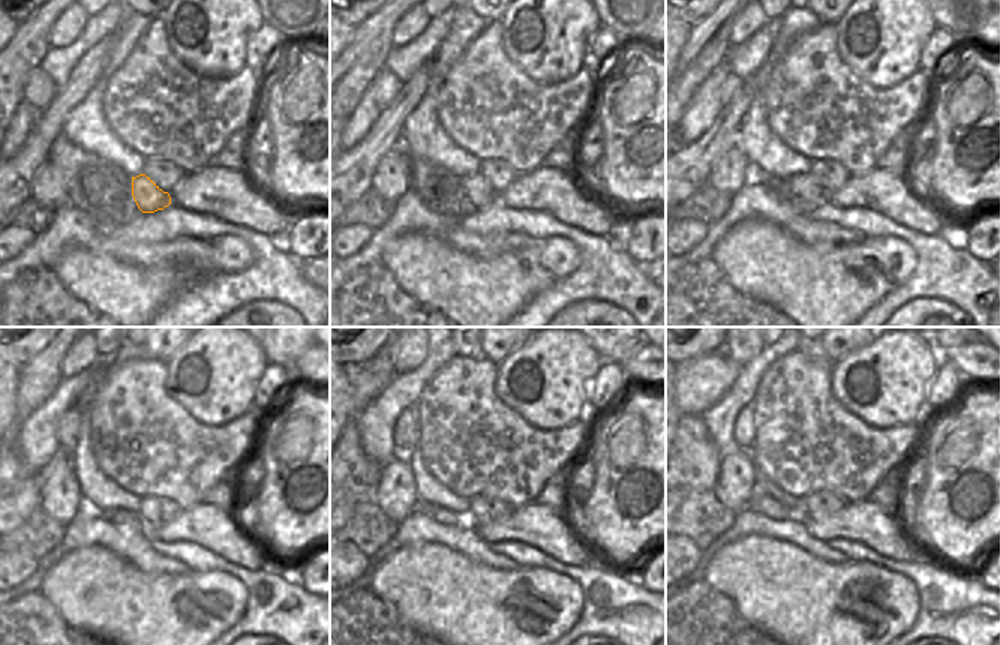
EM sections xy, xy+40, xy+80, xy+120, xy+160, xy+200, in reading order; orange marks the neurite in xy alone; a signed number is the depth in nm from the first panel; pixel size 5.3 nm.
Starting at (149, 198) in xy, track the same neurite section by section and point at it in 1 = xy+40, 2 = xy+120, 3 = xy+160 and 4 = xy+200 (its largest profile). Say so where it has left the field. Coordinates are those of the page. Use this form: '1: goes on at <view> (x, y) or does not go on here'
1: goes on at xy+40 (479, 191)
2: goes on at xy+120 (116, 516)
3: goes on at xy+160 (444, 516)
4: goes on at xy+200 (763, 504)

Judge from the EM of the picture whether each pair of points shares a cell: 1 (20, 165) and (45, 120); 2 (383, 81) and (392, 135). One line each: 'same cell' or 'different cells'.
1: same cell
2: different cells

